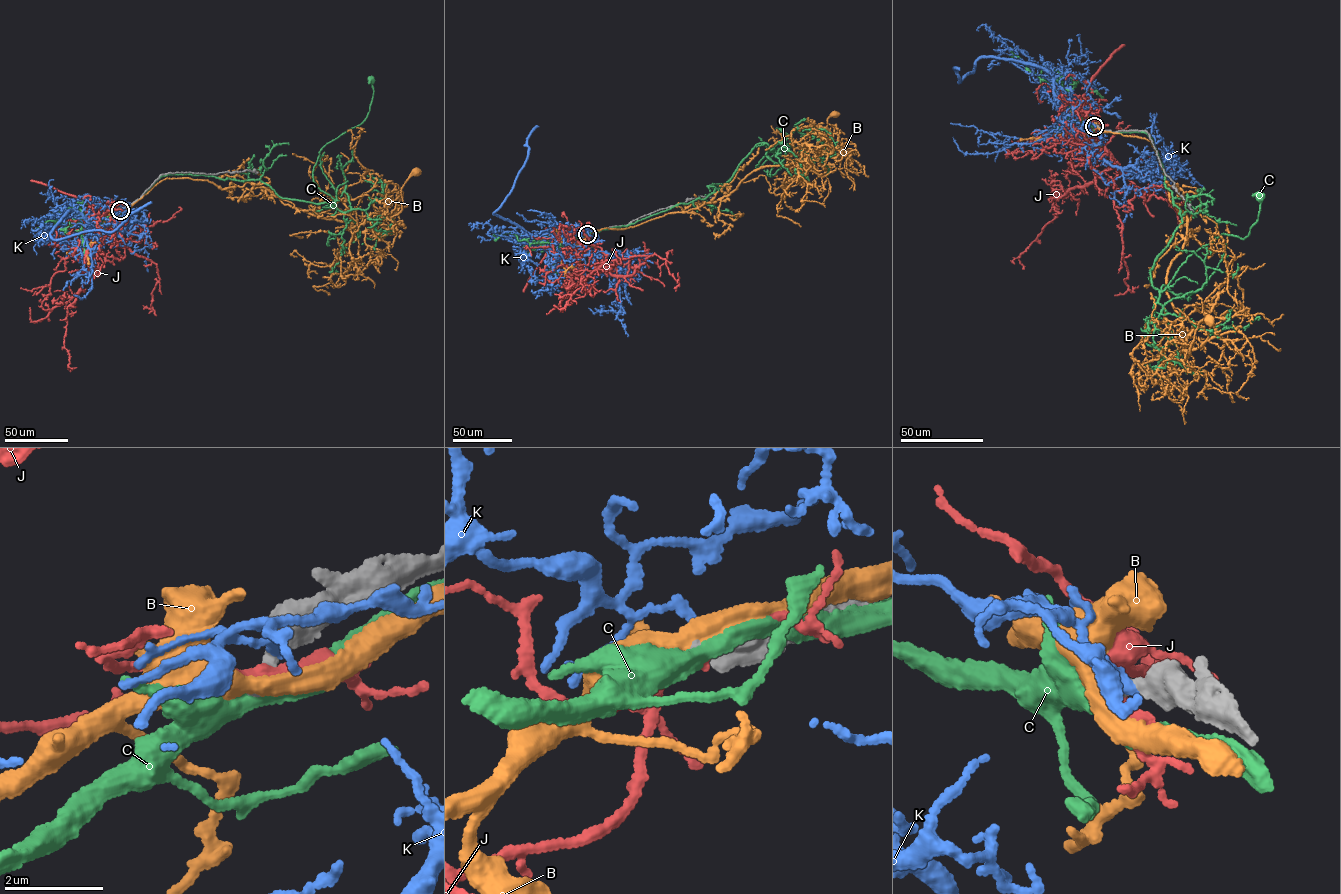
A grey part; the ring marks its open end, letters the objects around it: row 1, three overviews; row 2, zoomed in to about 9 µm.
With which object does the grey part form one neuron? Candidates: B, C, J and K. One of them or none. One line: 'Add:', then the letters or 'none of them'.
Add: none of them

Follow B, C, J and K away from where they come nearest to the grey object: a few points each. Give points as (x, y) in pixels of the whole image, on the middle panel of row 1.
B: (587, 234), (700, 206), (728, 195), (751, 172), (802, 160), (829, 140), (834, 128), (827, 120), (834, 113)
C: (588, 234), (717, 192), (755, 145), (772, 148), (757, 168), (788, 146), (789, 136), (779, 131)
J: (588, 234), (576, 243), (601, 271), (602, 265), (580, 283), (589, 292), (593, 285), (601, 290)
K: (588, 234), (585, 225), (560, 237), (533, 235), (494, 214), (511, 192), (538, 126)

